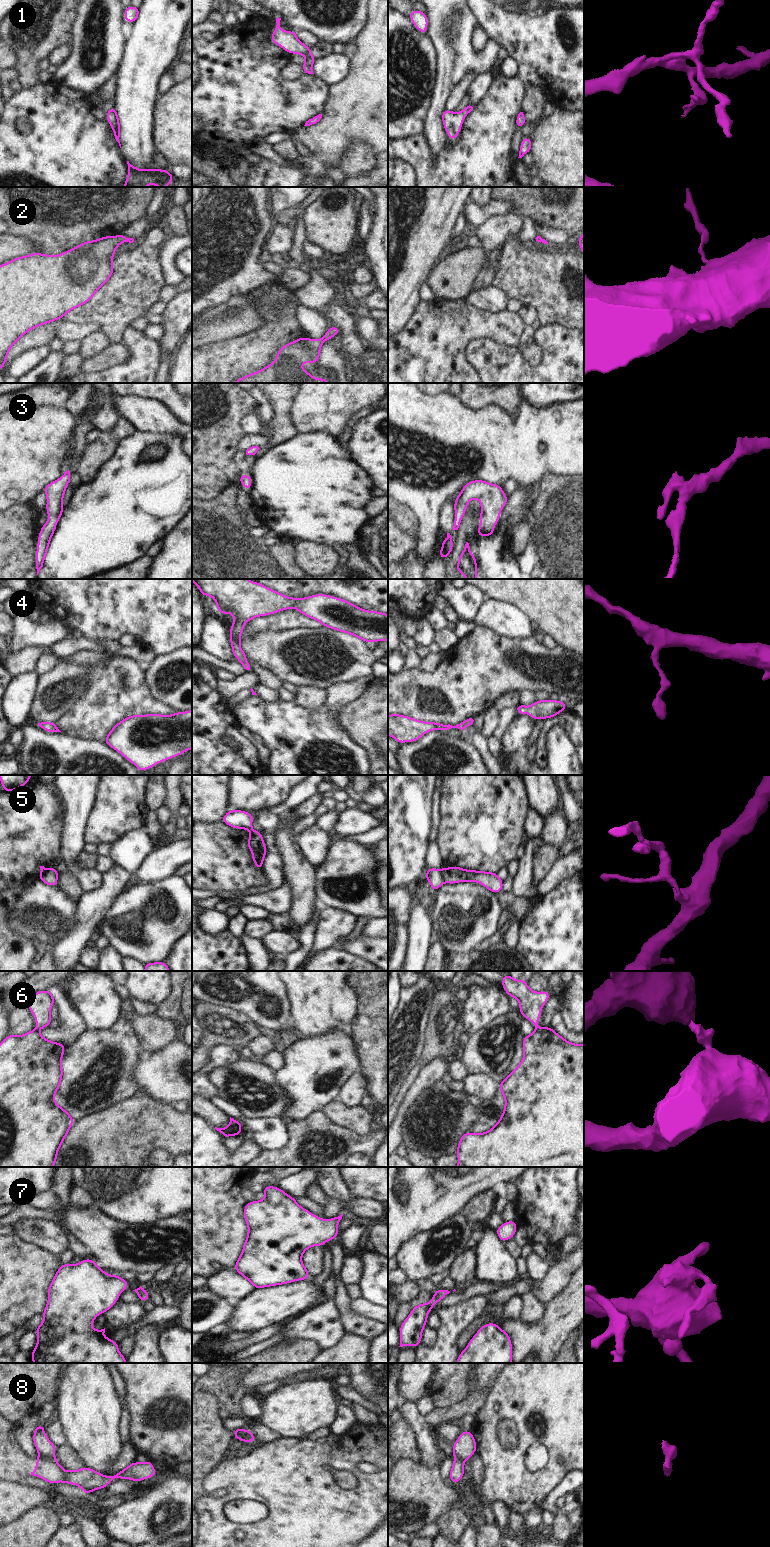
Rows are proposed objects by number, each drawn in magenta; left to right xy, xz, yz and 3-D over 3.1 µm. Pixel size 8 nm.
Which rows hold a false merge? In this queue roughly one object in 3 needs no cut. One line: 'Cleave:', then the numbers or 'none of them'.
Cleave: 5, 6, 8

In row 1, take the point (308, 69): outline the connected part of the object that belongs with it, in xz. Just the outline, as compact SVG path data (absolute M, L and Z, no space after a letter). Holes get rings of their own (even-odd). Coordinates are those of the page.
M281 18L276 19L276 27L270 38L279 47L283 48L289 54L298 53L306 58L305 63L302 65L302 71L308 74L314 74L312 66L317 60L311 55L312 48L302 43L296 36L295 31L283 31L280 27Z

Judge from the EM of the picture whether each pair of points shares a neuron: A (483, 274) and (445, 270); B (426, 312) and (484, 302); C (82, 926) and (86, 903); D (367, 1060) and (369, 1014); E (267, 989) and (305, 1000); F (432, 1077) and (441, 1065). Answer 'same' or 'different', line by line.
A: different
B: different
C: same
D: same
E: different
F: same

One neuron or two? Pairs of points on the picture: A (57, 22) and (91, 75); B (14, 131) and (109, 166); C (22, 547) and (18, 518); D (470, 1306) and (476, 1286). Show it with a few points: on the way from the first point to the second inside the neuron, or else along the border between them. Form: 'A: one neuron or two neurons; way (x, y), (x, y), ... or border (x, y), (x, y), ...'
A: two neurons; border (76, 19), (73, 38), (68, 42)
B: one neuron; way (38, 155), (49, 166), (85, 166)
C: one neuron; way (18, 540), (18, 525)
D: two neurons; border (487, 1293), (473, 1294), (452, 1305)

